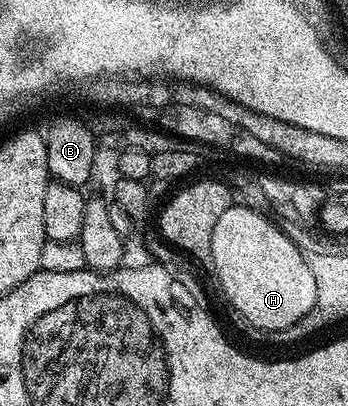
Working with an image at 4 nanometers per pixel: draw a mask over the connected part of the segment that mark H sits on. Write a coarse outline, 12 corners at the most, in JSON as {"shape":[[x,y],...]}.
{"shape":[[234,203],[211,268],[253,329],[302,319],[311,267],[261,213]]}

